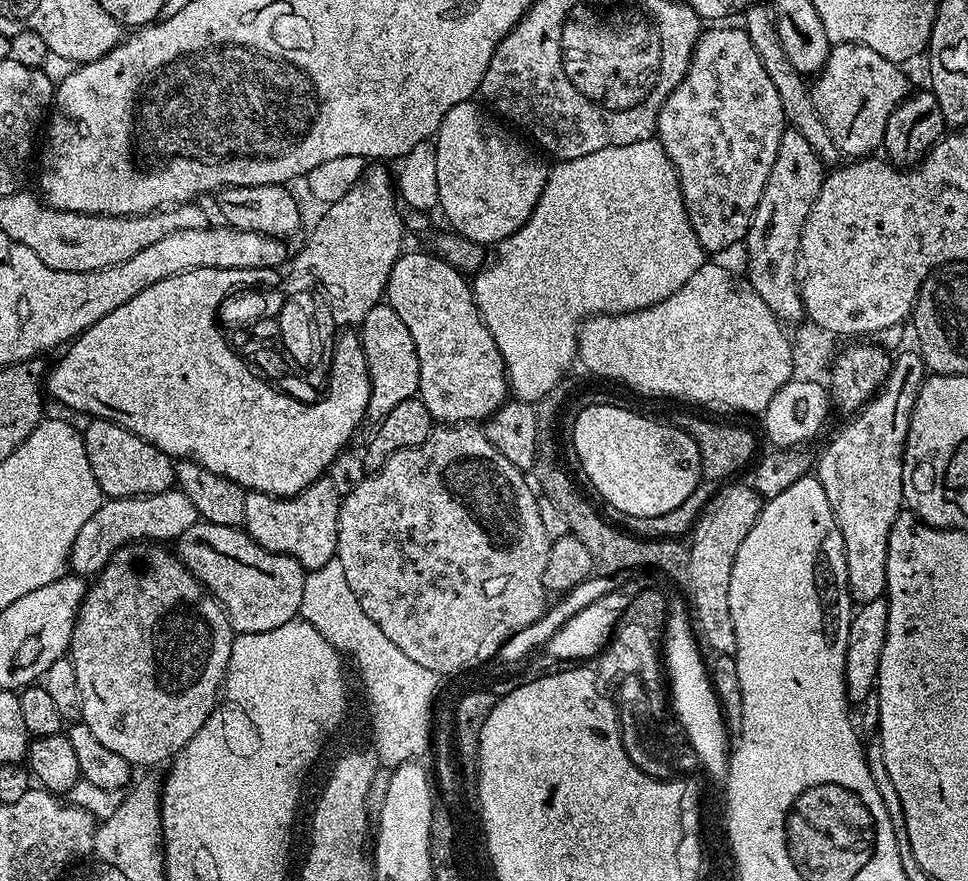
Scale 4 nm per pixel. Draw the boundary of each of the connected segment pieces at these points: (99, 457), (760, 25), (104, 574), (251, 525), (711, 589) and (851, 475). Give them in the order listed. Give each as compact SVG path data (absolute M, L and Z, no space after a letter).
M99 418L87 422L88 429L85 427L82 432L86 458L90 458L90 470L94 470L94 478L105 497L149 496L173 487L176 479L173 457L114 422Z
M754 2L751 7L745 9L742 19L744 19L742 22L745 32L752 41L755 50L757 50L762 66L766 69L767 77L775 86L778 98L781 99L787 125L798 130L801 136L806 139L806 142L809 143L810 148L816 152L821 162L825 164L825 167L835 167L839 163L842 154L834 146L829 131L826 130L826 126L822 125L822 120L818 117L817 111L814 110L811 91L805 77L791 65L790 58L787 57L786 50L783 49L782 42L779 41L771 3L764 2L764 4L760 4L760 2Z
M141 542L130 544L126 548L119 548L112 561L100 571L99 576L91 581L88 593L84 596L82 606L76 615L76 625L72 635L72 647L70 649L70 658L74 662L74 671L78 673L78 694L82 698L82 710L80 711L80 720L88 727L90 734L106 746L106 750L114 750L122 758L129 760L134 766L140 764L160 764L171 761L185 746L202 730L206 718L210 718L213 708L218 703L218 693L221 691L224 675L230 662L230 650L234 633L228 615L224 613L224 607L205 590L203 584L190 574L190 570L175 551L166 549L156 542Z
M326 478L315 480L313 484L306 486L306 490L293 496L271 496L265 492L245 491L244 497L246 518L242 527L250 538L254 538L254 542L258 542L258 546L262 546L267 552L277 552L294 558L306 570L324 567L326 562L333 560L338 542L338 514L342 499L338 490L334 490L334 482Z
M728 482L712 497L696 521L690 533L688 570L686 573L687 607L694 617L694 628L699 639L713 648L716 656L735 656L734 618L730 618L730 570L734 570L734 558L738 558L738 546L750 534L750 526L760 516L762 497L752 489L751 483Z
M877 392L864 405L862 414L853 415L814 464L814 475L826 490L826 502L830 502L844 539L848 592L856 606L879 600L888 591L888 535L904 504L904 443L916 401L888 400L886 393Z

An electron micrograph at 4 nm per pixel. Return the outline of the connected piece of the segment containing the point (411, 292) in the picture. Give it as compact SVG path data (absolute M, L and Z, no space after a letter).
M405 251L396 259L394 266L390 270L390 278L388 279L386 289L386 303L395 310L398 318L402 318L402 322L406 322L406 330L410 330L410 338L414 338L414 346L418 350L418 366L420 367L420 391L418 393L418 399L426 406L426 410L430 410L433 421L439 422L444 426L463 424L465 422L483 422L492 413L501 408L505 400L509 399L508 371L504 369L504 359L498 350L498 344L494 342L494 334L490 334L486 322L480 317L478 306L472 298L472 285L466 279L465 273L459 272L457 268L450 266L431 251L428 252Z

